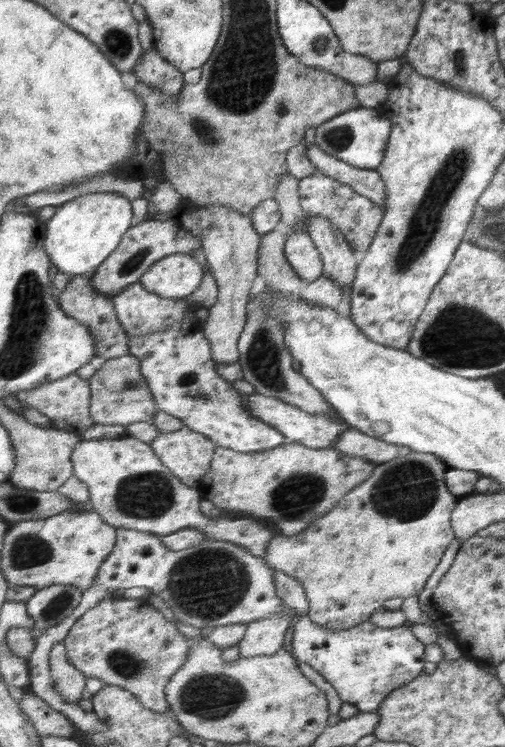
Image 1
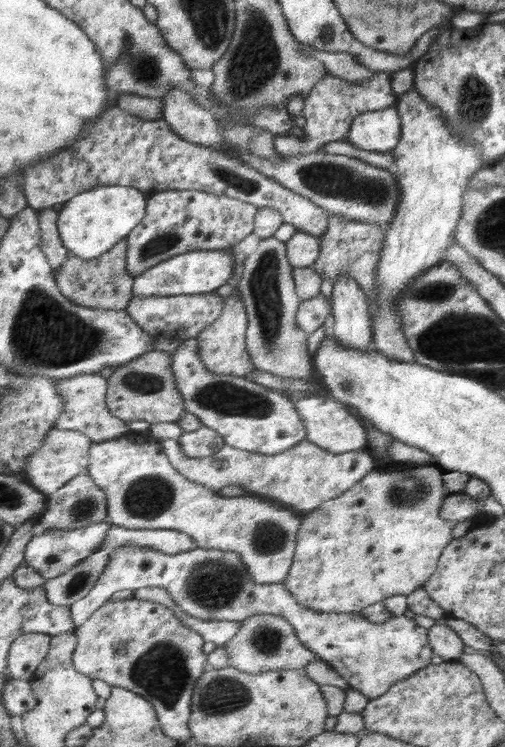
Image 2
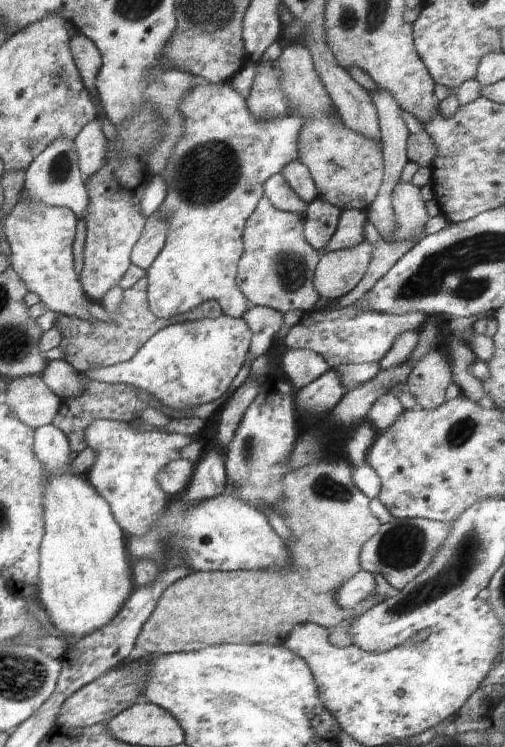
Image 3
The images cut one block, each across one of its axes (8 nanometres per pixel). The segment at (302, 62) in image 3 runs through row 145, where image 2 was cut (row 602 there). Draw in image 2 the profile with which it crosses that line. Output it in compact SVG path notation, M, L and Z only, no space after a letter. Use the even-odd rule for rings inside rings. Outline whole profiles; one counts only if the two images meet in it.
M412 463L400 464L394 469L374 468L360 482L357 482L350 490L336 498L322 503L318 508L306 513L302 518L296 550L294 550L294 562L286 575L284 586L294 595L298 604L315 610L316 612L326 613L359 613L362 609L383 601L394 595L406 595L414 592L417 588L423 587L424 583L430 578L430 575L436 570L437 562L446 545L452 541L452 529L455 526L454 521L446 520L440 517L440 505L446 499L447 493L443 485L442 468L437 465L416 465Z

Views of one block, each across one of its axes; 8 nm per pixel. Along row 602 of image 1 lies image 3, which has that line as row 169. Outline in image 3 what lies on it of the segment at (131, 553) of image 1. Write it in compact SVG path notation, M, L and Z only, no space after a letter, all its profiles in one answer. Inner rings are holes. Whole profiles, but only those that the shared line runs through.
M231 80L196 85L181 100L179 111L183 114L185 132L178 139L161 174L168 187L162 208L167 214L169 231L160 254L145 270L147 303L154 316L169 319L188 313L204 301L216 301L224 315L242 319L250 308L249 300L237 283L237 264L243 253L241 236L246 219L263 195L263 183L291 162L300 161L298 139L307 118L292 115L260 122L250 114L245 98L231 87ZM98 118L85 126L75 142L78 162L83 177L94 174L105 163L108 140L102 133Z

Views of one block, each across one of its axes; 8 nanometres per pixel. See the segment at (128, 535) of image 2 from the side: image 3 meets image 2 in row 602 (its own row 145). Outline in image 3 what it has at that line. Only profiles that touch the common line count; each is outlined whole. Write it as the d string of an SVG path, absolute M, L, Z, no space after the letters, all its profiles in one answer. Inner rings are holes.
M54 141L44 153L36 158L25 170L21 193L30 203L40 203L51 207L68 207L78 219L89 213L89 193L85 177L81 174L74 141Z

